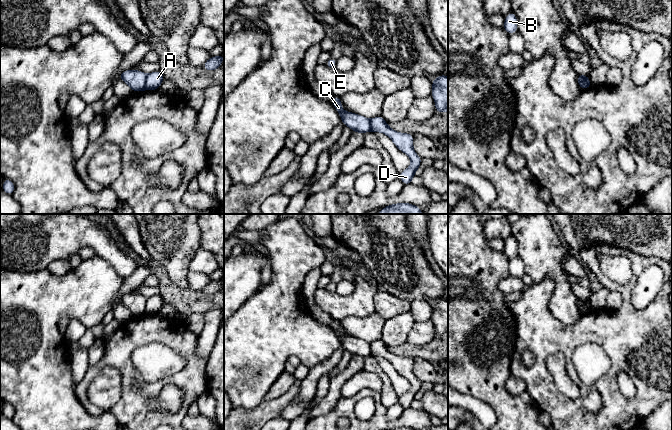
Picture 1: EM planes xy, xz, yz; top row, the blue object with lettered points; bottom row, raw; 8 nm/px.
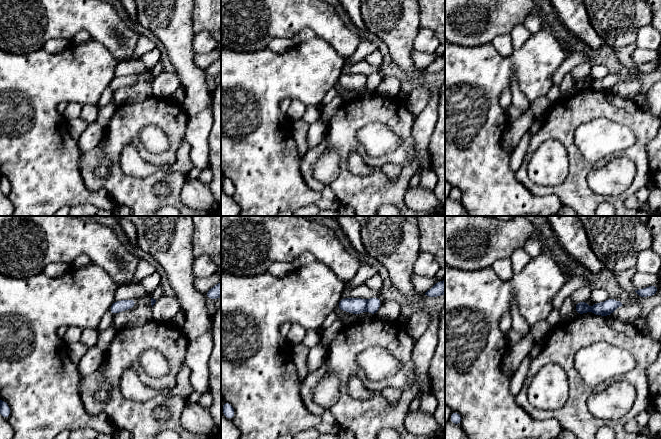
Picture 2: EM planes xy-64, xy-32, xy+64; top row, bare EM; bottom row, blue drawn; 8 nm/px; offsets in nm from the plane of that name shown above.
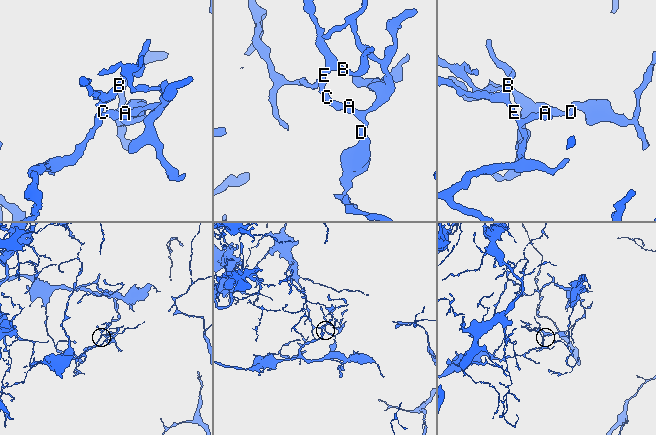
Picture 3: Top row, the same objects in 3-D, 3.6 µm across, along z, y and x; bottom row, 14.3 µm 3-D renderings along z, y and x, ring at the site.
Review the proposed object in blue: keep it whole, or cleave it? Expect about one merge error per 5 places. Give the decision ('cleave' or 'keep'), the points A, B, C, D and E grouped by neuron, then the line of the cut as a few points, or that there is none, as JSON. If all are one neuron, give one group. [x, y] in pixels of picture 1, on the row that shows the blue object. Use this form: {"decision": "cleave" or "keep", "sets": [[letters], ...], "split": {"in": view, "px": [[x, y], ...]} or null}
{"decision": "cleave", "sets": [["A", "D"], ["B", "C", "E"]], "split": {"in": "xy", "px": [[147, 74], [144, 89]]}}

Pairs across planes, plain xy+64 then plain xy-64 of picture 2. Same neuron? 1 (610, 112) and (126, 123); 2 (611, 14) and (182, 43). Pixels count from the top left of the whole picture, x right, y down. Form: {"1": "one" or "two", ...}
{"1": "one", "2": "one"}

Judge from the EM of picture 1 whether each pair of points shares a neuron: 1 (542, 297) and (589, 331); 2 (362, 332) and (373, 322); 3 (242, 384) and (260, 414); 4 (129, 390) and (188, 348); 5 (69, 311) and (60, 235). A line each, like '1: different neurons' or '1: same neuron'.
1: same neuron
2: same neuron
3: different neurons
4: same neuron
5: different neurons

